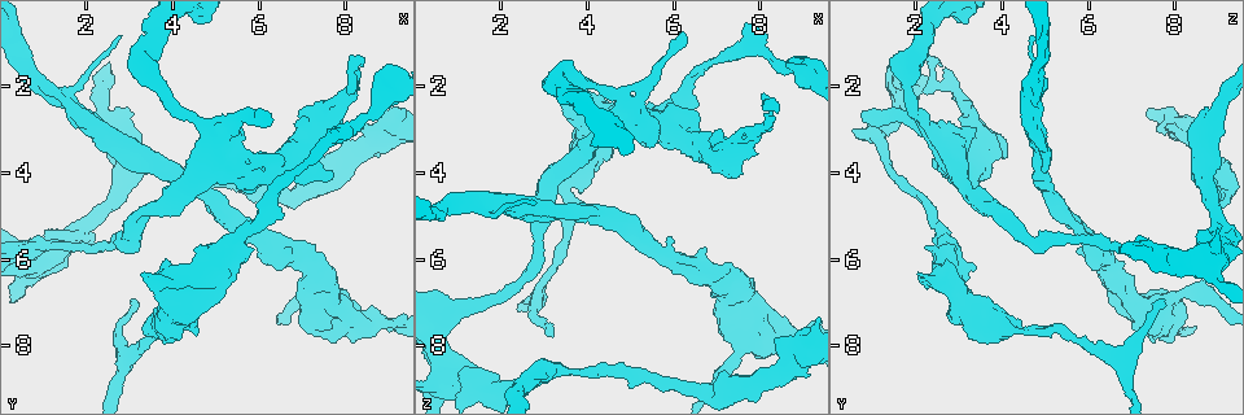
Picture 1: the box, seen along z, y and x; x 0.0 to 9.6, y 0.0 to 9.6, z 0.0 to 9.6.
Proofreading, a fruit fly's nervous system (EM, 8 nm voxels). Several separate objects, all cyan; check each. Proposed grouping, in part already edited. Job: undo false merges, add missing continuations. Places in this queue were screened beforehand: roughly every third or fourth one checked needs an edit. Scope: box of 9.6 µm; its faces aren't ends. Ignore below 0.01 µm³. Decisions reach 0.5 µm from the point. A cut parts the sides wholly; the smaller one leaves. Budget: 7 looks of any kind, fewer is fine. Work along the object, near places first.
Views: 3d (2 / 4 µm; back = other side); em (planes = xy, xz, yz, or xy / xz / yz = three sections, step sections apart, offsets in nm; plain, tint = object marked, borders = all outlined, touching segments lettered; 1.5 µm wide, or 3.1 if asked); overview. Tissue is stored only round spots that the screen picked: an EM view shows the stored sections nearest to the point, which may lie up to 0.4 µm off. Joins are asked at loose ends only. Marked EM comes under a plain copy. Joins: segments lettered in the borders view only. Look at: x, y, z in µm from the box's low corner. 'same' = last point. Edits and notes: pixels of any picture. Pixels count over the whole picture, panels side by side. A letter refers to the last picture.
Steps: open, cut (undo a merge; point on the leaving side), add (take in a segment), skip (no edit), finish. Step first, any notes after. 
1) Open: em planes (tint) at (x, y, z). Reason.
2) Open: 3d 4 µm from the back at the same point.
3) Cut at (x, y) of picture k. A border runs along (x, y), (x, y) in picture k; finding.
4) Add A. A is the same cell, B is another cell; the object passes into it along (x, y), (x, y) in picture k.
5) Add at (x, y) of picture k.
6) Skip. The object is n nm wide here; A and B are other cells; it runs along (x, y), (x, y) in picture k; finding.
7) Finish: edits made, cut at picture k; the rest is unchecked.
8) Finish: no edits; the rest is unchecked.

Open: 3d 2 µm from the back at (9.15, 2.30, 1.65). Three-way junction.

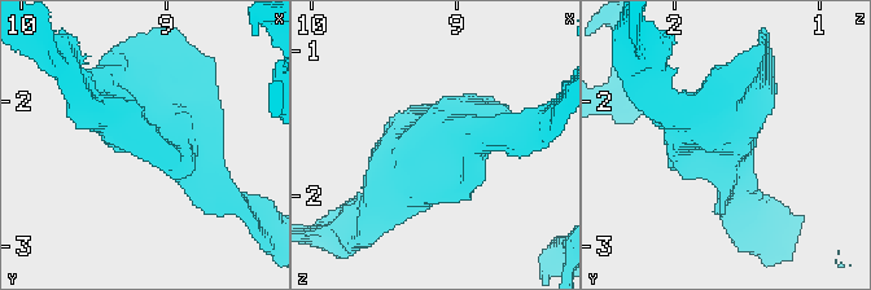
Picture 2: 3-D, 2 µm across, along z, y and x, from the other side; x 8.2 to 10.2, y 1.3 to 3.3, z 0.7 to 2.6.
Open: em planes (tint) at (9.14, 2.22, 1.64).

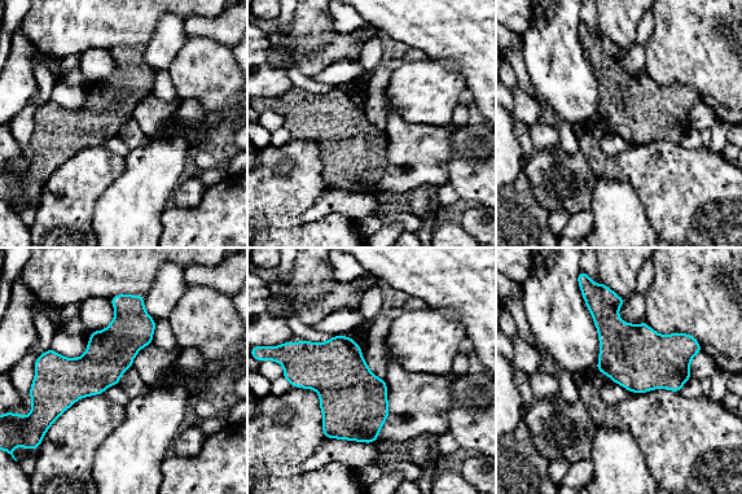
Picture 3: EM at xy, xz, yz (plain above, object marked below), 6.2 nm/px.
Open: em planes (borders) at the same point.

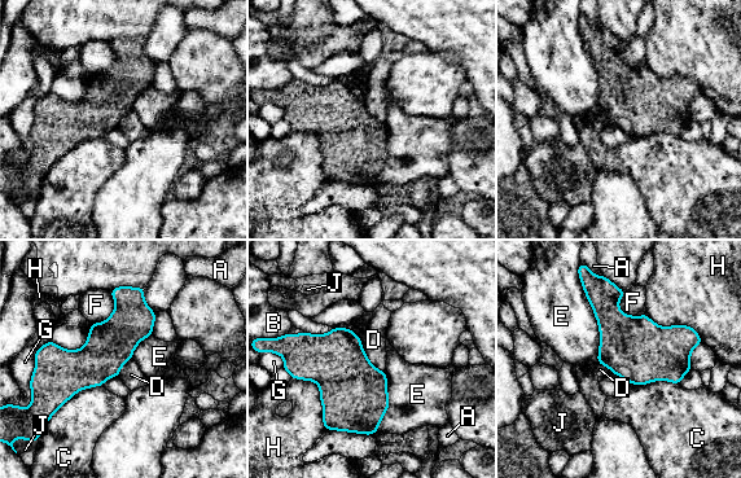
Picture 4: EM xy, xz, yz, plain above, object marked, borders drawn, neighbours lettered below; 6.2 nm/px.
Skip. A, B, C, D, E, F, G, H and J are other cells; it runs along (127, 298), (127, 321), (38, 424) in picture 4; all the same neuron.

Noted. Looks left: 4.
Open: em planes (borders) at (3.20, 1.50, 1.90). Sharp bend.

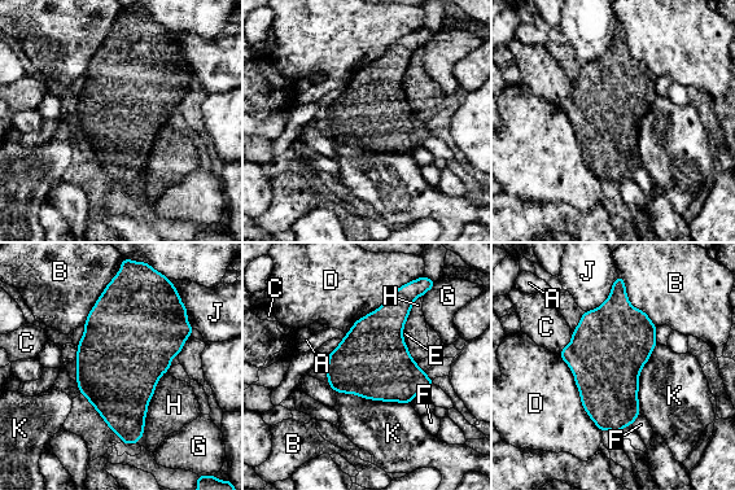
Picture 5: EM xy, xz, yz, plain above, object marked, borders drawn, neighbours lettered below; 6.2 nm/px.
Skip. The object is 460 nm wide here; A, B, C, D, E, F, G, H, J and K are other cells; a border runs along (558, 354), (602, 431) in picture 5; one neuron here.

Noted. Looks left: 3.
Open: em xy step 4 (borders) at (3.55, 7.70, 4.60). Sharp bend.

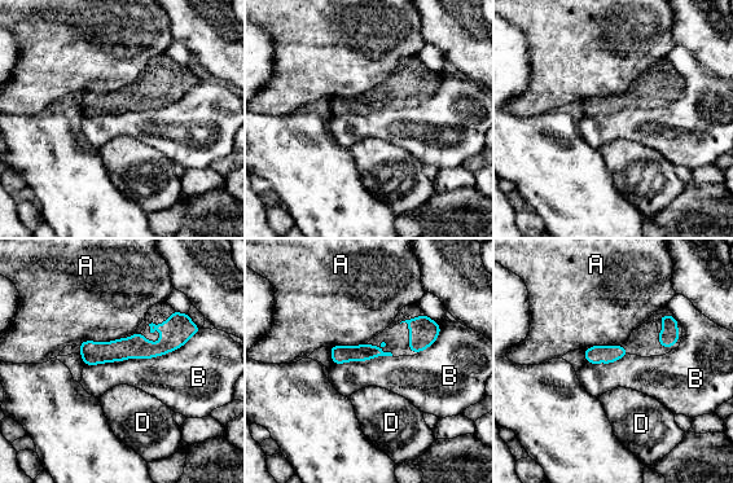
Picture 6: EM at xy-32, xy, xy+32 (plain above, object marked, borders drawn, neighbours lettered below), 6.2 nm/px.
Open: em planes (borders) at the same point. Another direction.

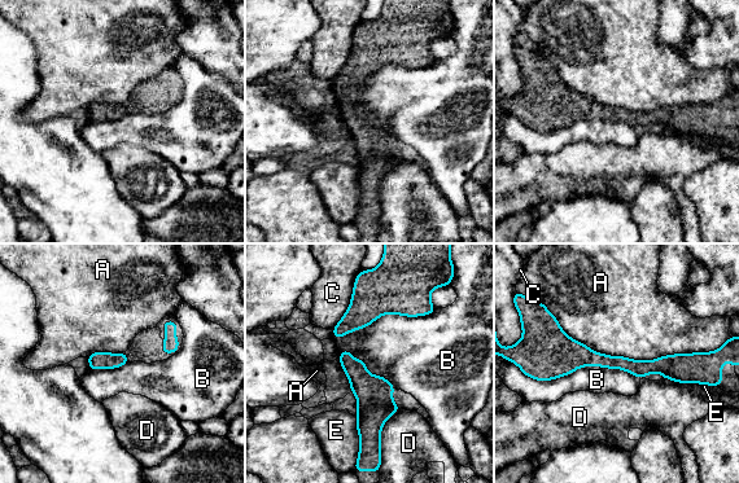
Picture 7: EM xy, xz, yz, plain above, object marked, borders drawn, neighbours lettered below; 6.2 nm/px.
Skip. A, B, C, D and E are other cells; a border runs along (639, 377), (584, 365), (542, 381) in picture 7; continuous, no second neuron.

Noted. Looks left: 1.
Finish: no edits; the rest is unchecked.

